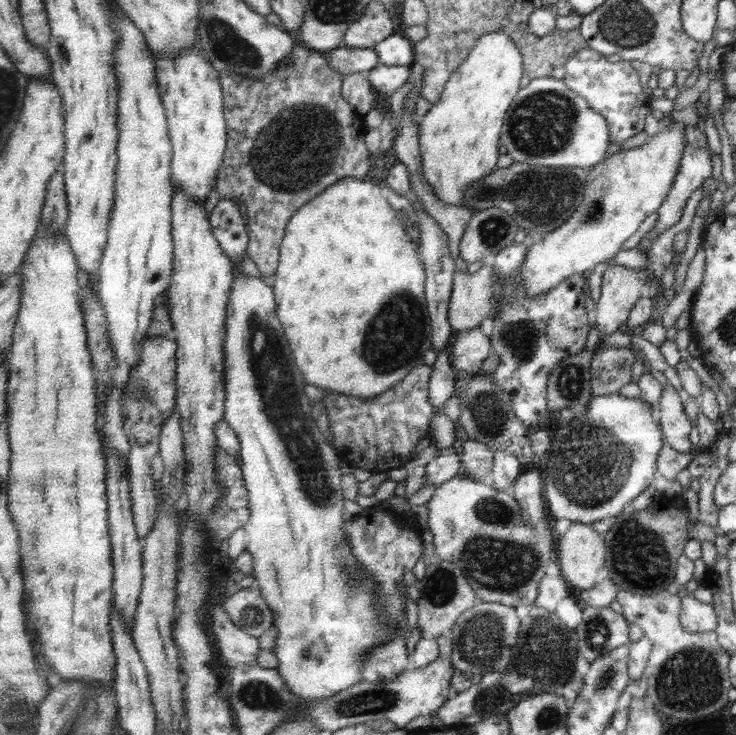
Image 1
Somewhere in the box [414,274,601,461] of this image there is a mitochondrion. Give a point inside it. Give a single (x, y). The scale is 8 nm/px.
(487, 414)

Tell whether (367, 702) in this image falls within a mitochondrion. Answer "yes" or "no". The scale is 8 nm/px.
yes

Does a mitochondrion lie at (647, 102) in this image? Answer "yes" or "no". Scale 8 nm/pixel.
no

